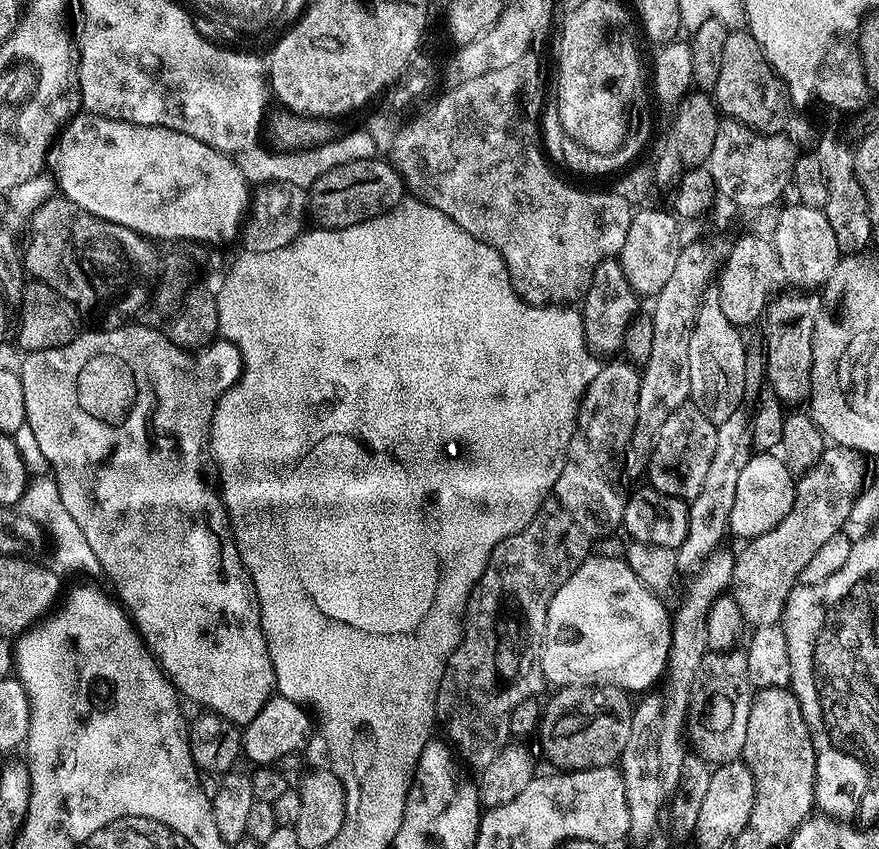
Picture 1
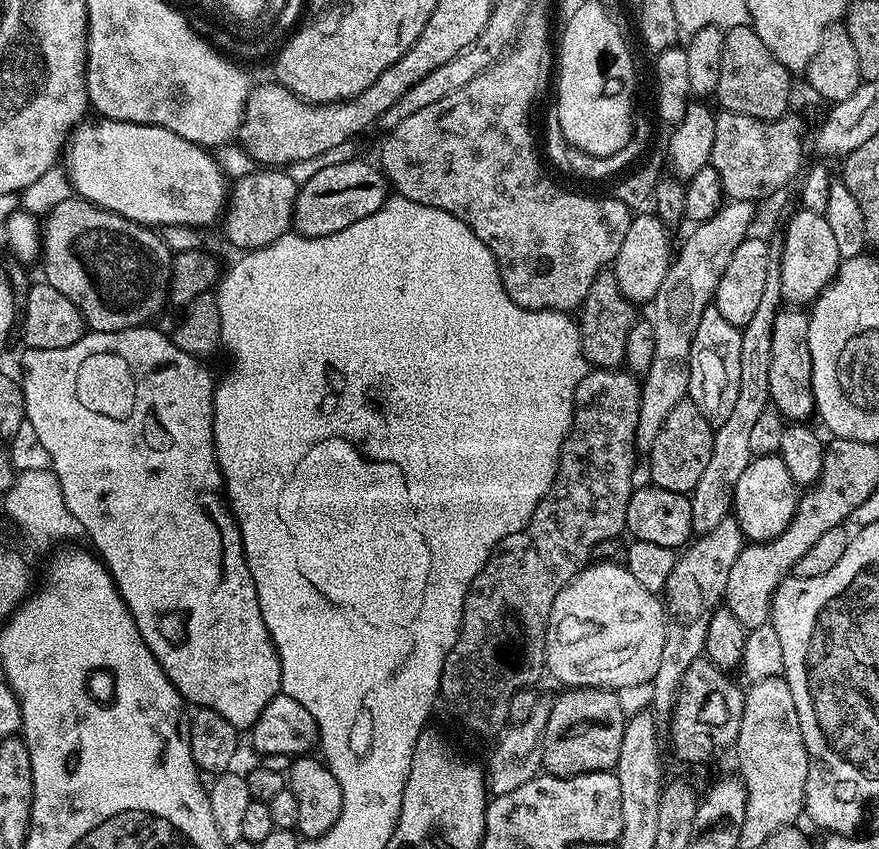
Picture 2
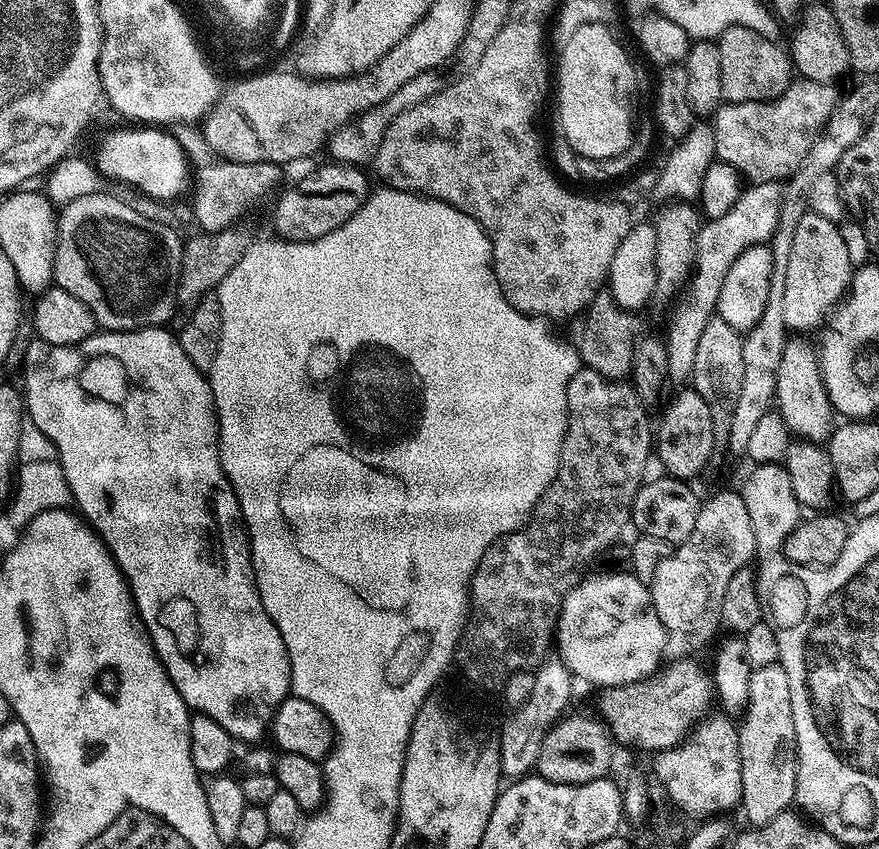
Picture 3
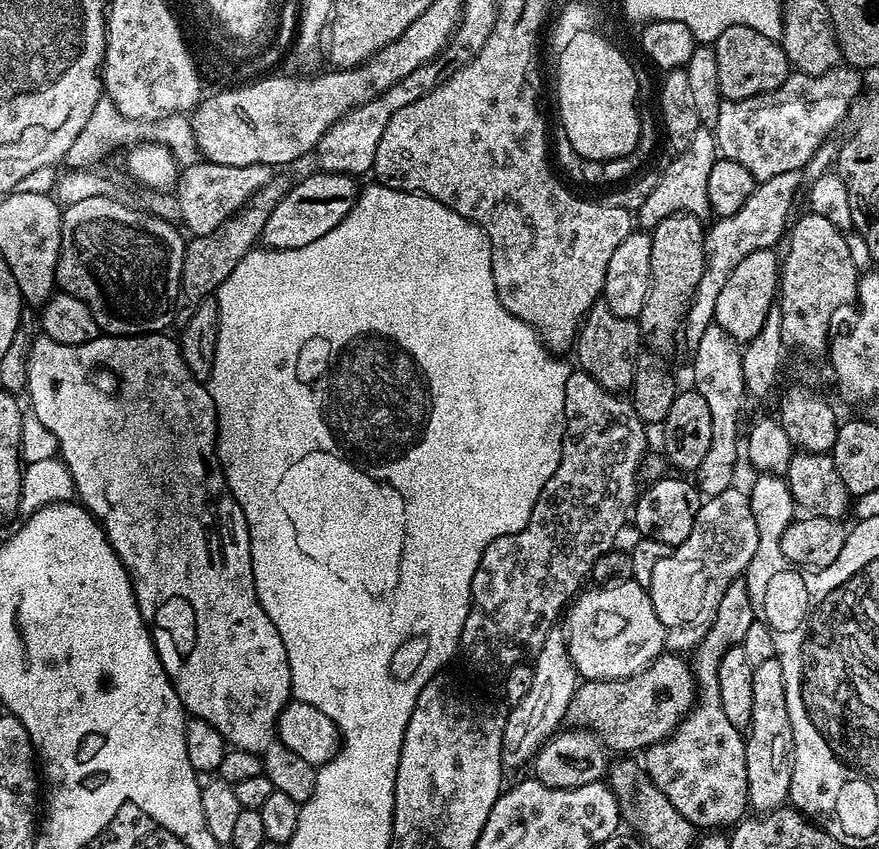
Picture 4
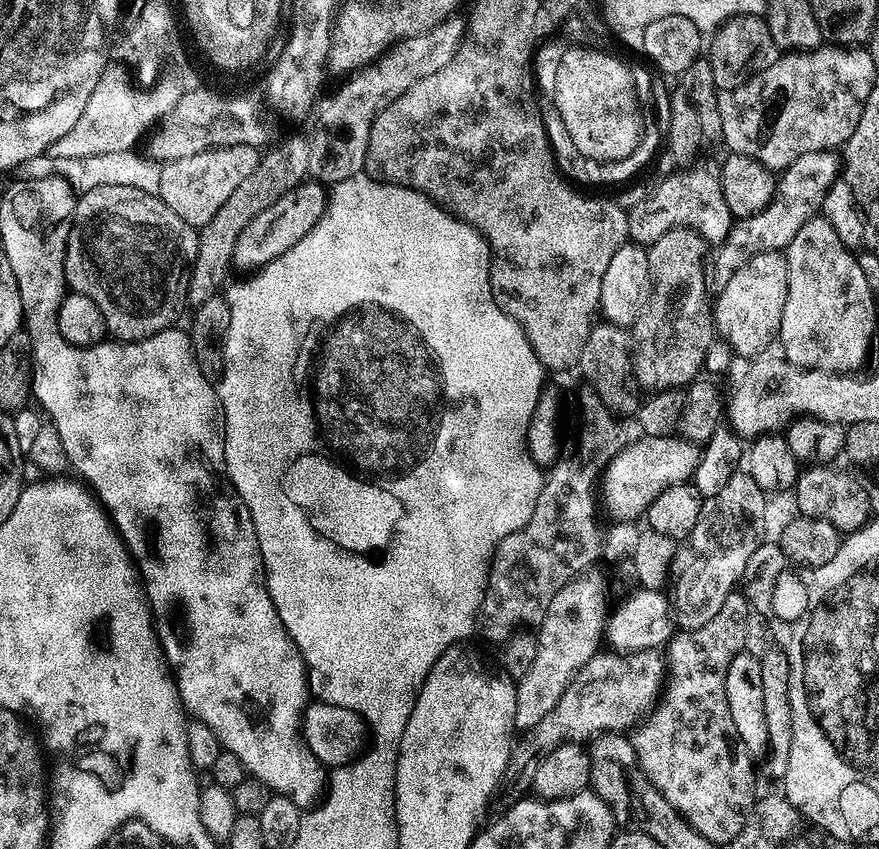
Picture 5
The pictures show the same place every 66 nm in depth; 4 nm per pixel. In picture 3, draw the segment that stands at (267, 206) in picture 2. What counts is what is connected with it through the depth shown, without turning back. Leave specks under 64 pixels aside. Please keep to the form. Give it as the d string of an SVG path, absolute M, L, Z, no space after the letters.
M218 162L200 172L200 185L196 188L196 201L192 212L205 233L227 232L251 210L252 204L264 200L280 184L281 165L270 162L234 164Z

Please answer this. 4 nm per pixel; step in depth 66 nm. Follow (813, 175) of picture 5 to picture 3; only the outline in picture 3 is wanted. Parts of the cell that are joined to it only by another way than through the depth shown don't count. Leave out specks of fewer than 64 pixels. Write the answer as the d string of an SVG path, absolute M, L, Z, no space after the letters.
M779 183L752 184L741 191L734 206L730 206L730 210L722 214L722 218L701 223L696 235L694 271L679 297L681 300L677 302L676 309L668 316L668 329L662 332L666 356L665 373L669 381L687 381L691 377L698 338L712 316L716 315L718 294L730 266L734 266L734 258L738 258L742 250L750 250L750 246L768 244L774 234L778 225L781 189Z

